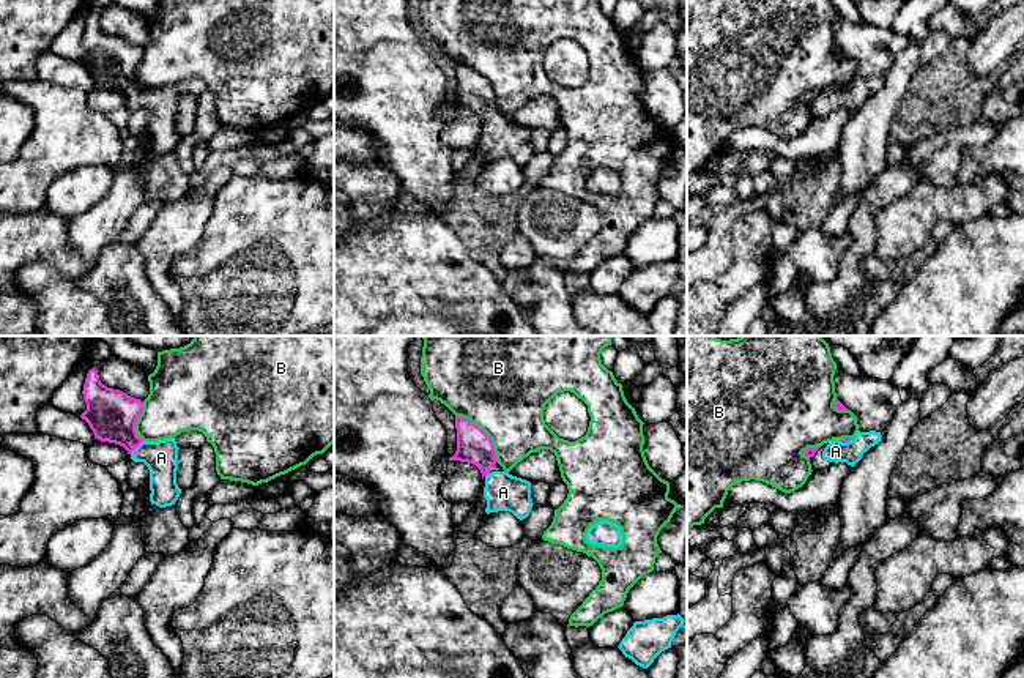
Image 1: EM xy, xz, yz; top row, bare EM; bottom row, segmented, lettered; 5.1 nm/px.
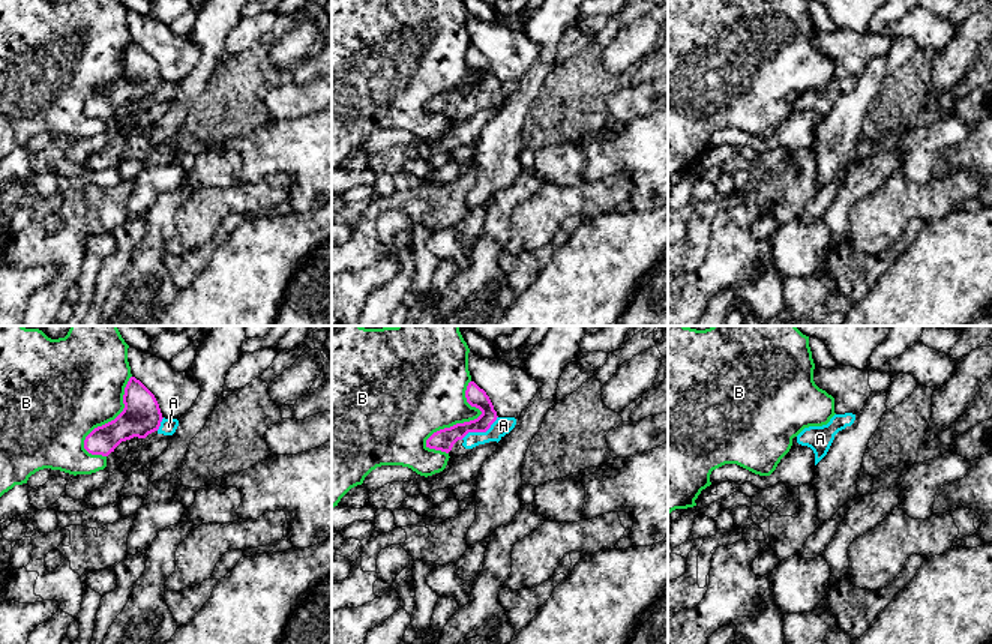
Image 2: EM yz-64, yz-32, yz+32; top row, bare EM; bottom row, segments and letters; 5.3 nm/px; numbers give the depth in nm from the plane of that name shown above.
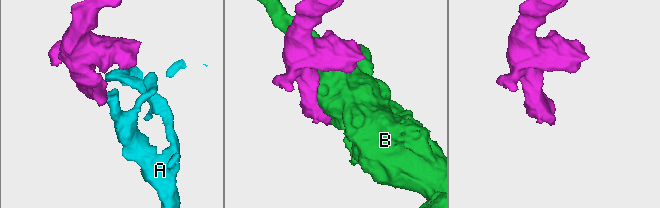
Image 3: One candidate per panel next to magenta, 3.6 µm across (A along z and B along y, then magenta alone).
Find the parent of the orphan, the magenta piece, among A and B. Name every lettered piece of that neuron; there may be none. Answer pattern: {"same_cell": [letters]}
{"same_cell": ["A"]}

